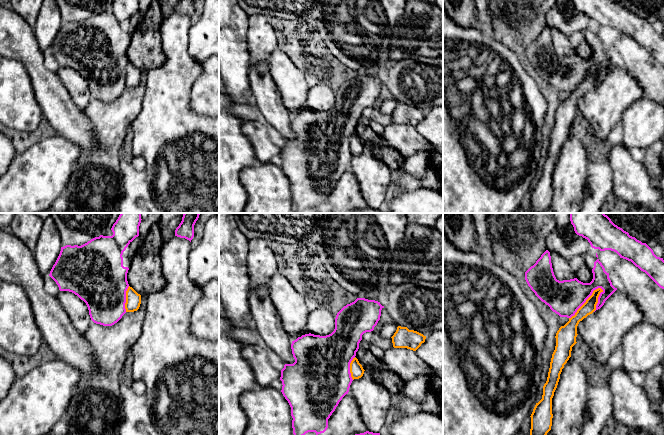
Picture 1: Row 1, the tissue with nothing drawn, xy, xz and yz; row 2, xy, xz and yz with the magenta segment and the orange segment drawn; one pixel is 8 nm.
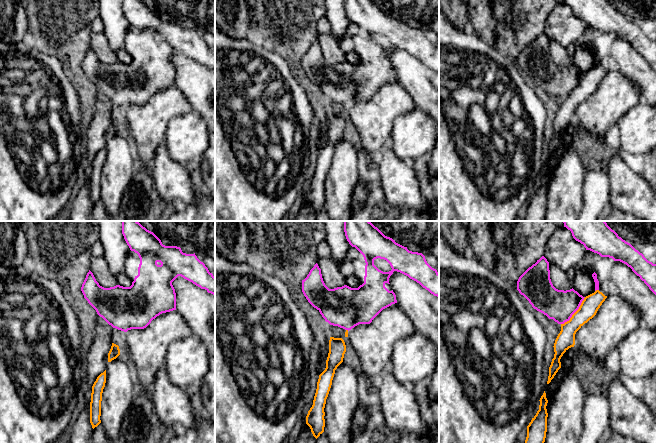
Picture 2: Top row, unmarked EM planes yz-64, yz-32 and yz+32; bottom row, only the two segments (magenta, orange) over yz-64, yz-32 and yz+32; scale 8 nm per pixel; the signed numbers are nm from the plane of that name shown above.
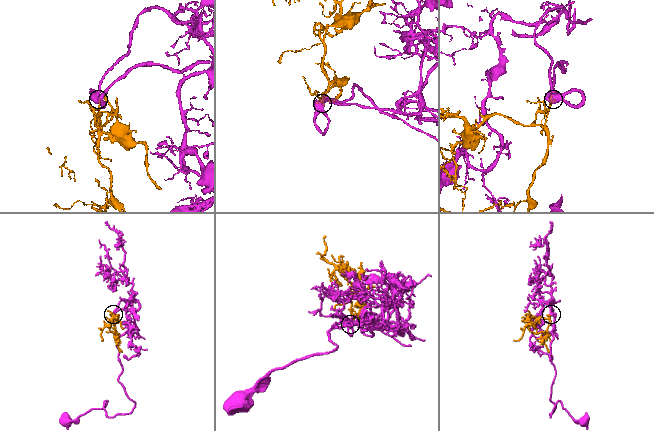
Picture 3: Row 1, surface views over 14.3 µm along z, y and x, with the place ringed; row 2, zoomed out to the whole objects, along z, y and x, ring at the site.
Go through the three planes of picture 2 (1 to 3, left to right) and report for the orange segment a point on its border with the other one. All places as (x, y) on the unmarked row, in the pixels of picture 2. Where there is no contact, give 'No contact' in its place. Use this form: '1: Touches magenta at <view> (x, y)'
1: No contact
2: Touches magenta at yz-32 (347, 105)
3: Touches magenta at yz+32 (575, 87)

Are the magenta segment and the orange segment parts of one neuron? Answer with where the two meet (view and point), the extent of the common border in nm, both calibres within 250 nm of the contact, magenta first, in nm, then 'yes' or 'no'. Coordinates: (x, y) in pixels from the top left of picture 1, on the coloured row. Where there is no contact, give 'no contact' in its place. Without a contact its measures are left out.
yz (586, 299) | 360 nm | 280/100 nm | yes

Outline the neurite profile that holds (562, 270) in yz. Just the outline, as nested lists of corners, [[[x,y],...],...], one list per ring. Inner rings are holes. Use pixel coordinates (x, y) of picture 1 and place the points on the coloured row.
[[[550,252],[554,275],[557,280],[570,280],[576,278],[569,262],[556,252]]]

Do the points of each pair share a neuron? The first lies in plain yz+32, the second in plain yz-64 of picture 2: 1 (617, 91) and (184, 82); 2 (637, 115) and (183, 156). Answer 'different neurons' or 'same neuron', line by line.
1: different neurons
2: same neuron

